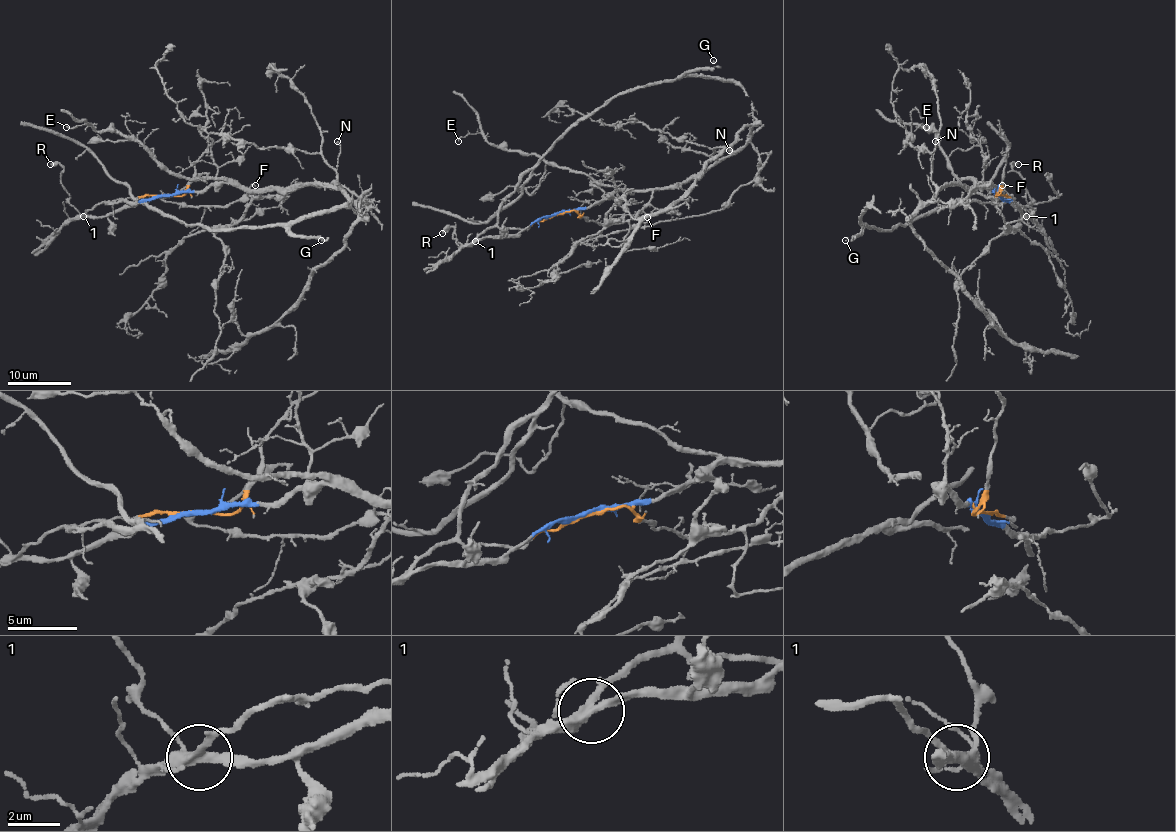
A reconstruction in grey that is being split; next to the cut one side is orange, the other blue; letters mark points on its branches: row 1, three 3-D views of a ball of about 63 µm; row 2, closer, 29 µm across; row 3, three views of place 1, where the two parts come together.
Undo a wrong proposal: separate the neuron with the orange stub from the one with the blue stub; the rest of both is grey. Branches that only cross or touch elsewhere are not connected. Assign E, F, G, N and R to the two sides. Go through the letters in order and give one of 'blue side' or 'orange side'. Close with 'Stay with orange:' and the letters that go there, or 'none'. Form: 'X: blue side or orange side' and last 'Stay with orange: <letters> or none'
E: blue side
F: blue side
G: orange side
N: blue side
R: blue side
Stay with orange: G

